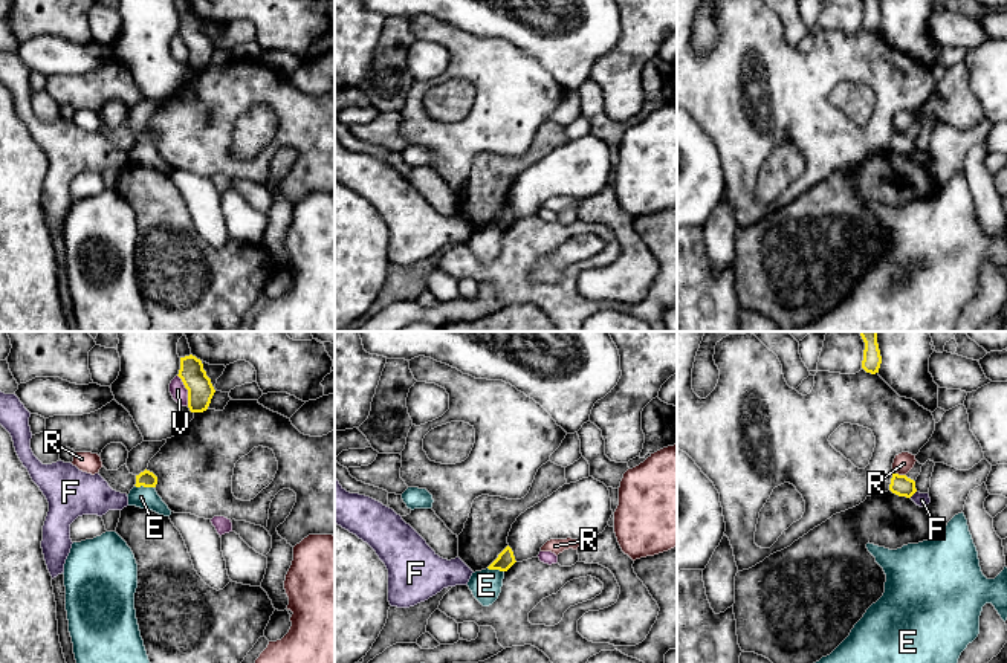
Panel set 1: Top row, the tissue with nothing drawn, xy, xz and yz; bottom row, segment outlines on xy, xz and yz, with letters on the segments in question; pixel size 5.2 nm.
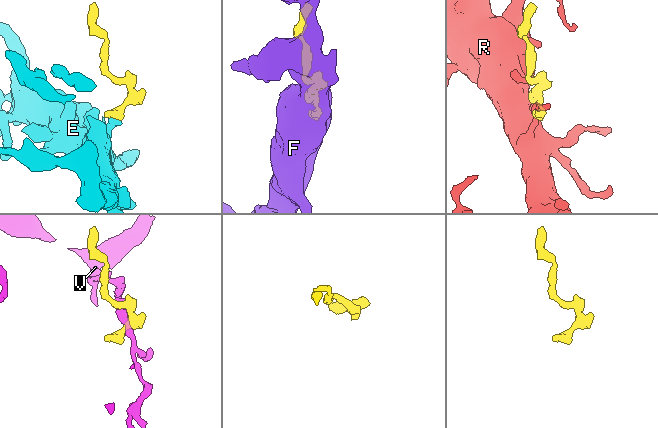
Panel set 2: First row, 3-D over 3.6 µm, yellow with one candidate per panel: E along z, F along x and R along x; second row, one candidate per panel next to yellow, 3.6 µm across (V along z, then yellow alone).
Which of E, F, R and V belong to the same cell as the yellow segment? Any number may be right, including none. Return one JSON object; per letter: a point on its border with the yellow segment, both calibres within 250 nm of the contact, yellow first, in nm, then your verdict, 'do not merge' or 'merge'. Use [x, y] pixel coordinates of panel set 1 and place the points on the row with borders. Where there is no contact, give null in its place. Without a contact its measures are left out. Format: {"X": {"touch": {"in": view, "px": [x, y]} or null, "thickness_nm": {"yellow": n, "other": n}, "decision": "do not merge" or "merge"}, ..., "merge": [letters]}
{"E": {"touch": {"in": "xy", "px": [144, 486]}, "thickness_nm": {"yellow": 90, "other": 110}, "decision": "do not merge"}, "F": {"touch": {"in": "yz", "px": [913, 494]}, "thickness_nm": {"yellow": 110, "other": 70}, "decision": "do not merge"}, "R": {"touch": {"in": "yz", "px": [897, 474]}, "thickness_nm": {"yellow": 110, "other": 100}, "decision": "do not merge"}, "V": {"touch": {"in": "xy", "px": [187, 388]}, "thickness_nm": {"yellow": 140, "other": 90}, "decision": "do not merge"}, "merge": []}

